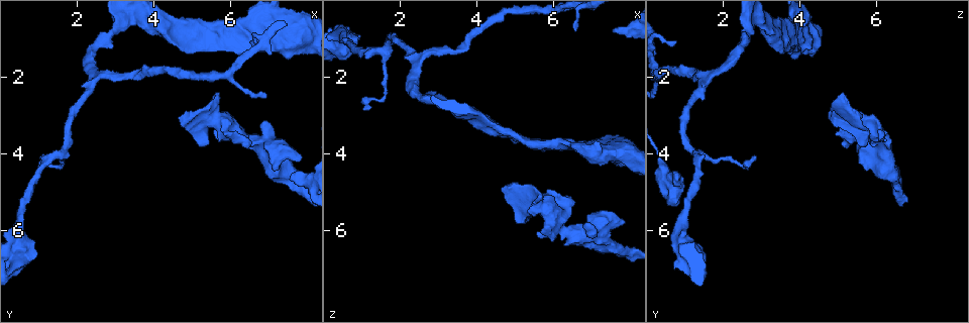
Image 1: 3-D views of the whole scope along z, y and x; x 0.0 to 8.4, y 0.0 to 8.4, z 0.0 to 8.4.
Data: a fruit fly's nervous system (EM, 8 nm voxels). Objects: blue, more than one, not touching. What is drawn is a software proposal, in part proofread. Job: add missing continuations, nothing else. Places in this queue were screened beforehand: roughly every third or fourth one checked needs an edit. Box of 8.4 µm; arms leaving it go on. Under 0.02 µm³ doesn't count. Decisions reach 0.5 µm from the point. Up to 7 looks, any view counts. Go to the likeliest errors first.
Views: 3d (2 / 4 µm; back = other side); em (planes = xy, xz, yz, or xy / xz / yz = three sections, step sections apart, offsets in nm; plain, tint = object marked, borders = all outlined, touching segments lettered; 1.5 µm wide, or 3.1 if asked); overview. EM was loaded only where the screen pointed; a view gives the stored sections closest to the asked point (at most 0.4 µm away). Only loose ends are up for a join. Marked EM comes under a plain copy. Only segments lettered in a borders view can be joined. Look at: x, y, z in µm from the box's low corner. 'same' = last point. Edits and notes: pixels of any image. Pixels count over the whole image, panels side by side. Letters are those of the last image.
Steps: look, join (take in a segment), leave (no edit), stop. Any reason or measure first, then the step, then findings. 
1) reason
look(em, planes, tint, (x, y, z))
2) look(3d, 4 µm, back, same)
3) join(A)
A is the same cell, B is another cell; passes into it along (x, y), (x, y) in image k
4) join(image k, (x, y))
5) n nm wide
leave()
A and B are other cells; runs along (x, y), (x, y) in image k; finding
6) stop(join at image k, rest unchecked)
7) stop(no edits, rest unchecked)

an open end
look(3d, 2 µm, (6.40, 3.85, 5.15))

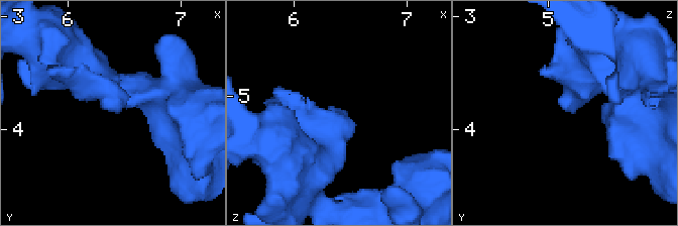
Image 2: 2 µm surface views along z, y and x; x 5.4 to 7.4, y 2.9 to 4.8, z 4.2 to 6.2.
need the tissue
look(em, planes, borders, (6.44, 3.80, 5.16))

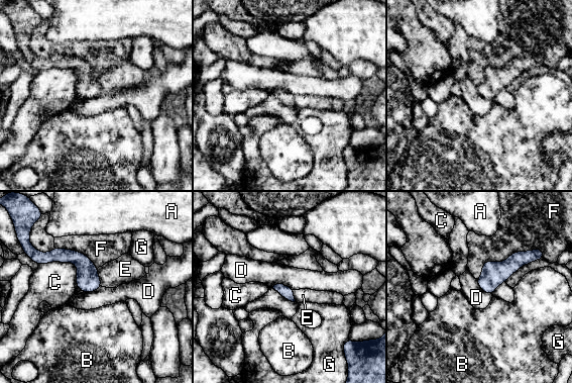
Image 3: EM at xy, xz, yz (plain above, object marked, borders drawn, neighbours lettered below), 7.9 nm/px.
leave()
A, B, C, D, E, F and G are other cells; no lettered segment goes on from it

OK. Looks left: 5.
an open end
look(3d, 4 µm, (7.55, 4.60, 0.85))

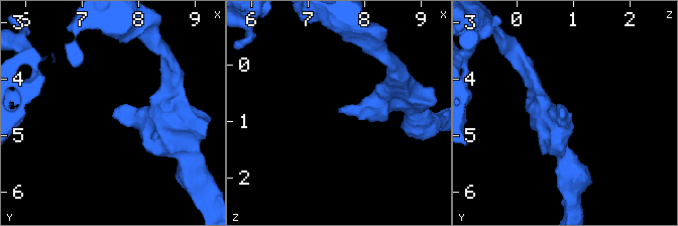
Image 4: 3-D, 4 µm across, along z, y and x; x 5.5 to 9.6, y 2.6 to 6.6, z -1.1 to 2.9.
shape alone is not enough
look(em, xz, step 8, tint, (7.55, 4.60, 0.85))

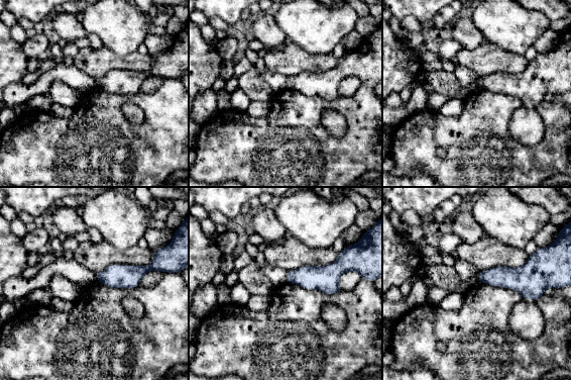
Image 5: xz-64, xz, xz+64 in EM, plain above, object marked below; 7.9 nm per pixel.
see the neighbours
look(em, xz, step 8, borders, same)

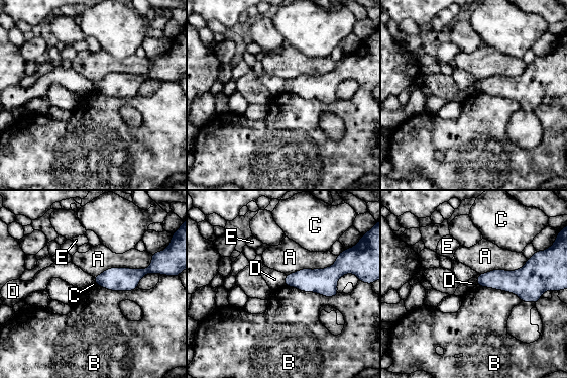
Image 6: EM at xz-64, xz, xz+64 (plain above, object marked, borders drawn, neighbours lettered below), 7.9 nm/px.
leave()
A, B, C, D and E are other cells; border along (285, 285), (329, 297), (339, 293) in image 6; no lettered segment goes on from it

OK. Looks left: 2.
free end
look(em, xz, step 4, borders, (5.00, 1.35, 3.60))

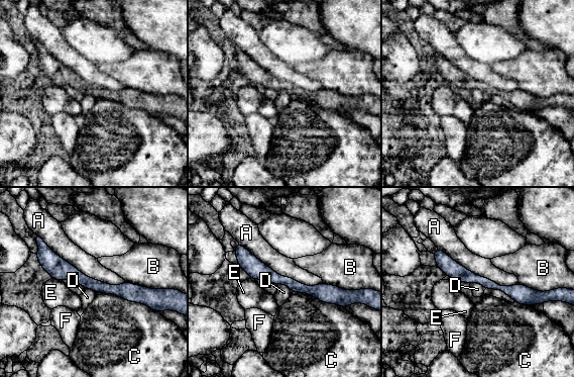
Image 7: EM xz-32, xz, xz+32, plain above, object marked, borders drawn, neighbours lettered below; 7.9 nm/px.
look(em, planes, borders, same)

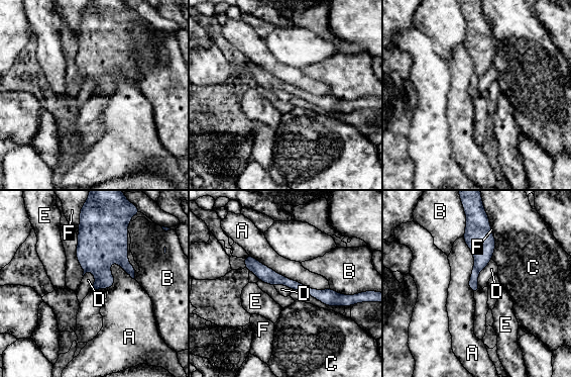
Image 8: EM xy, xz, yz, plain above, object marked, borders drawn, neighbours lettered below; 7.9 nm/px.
leave()
A, B, C, D, E and F are other cells; runs along (247, 260), (274, 279), (344, 300) in image 8; no lettered segment goes on from it

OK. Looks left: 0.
stop(no edits, rest unchecked)

